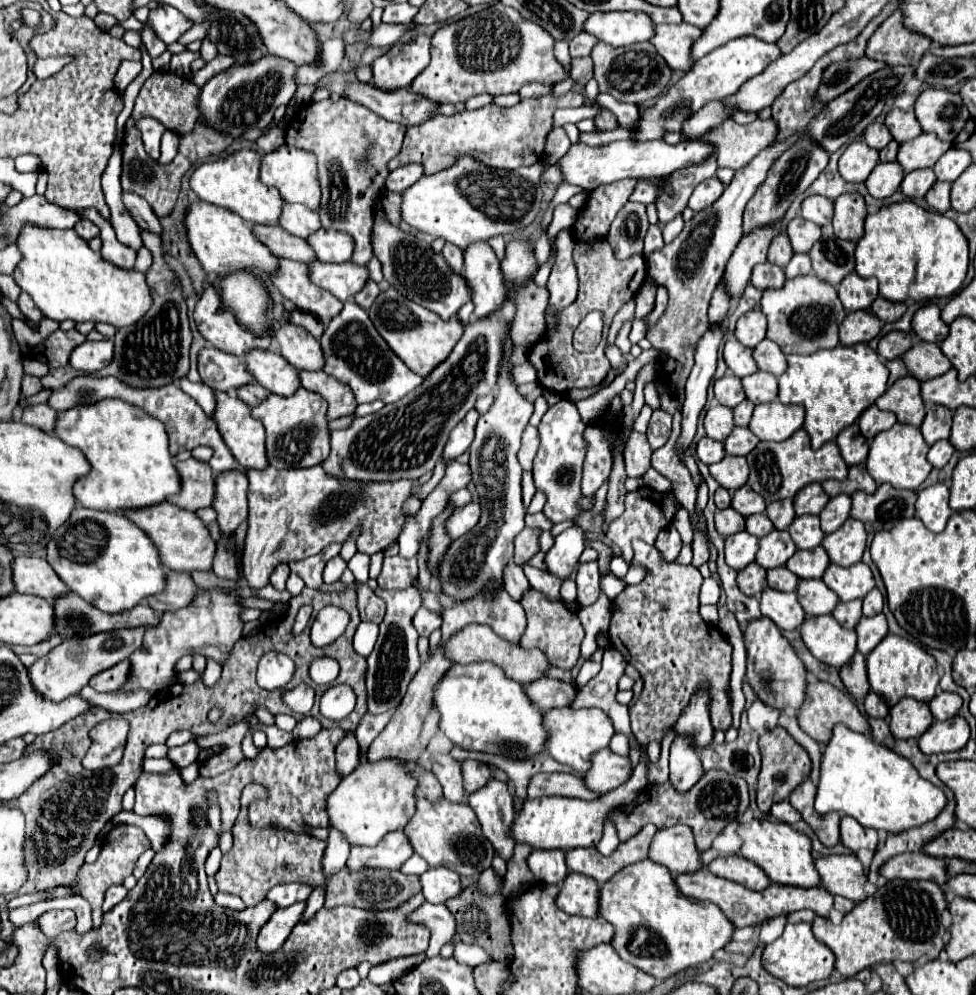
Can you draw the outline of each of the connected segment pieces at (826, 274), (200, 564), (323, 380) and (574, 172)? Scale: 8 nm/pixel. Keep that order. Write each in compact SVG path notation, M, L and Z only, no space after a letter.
M823 229L821 239L809 251L813 273L831 285L839 285L845 275L855 271L853 251L853 241L837 239L831 229Z
M159 503L149 509L133 509L127 513L127 517L139 525L151 541L159 547L161 561L171 571L211 571L213 555L215 555L215 541L209 535L207 525L193 513L185 511L173 503Z
M301 371L299 377L301 377L301 385L305 389L315 391L325 397L325 401L329 403L329 411L327 411L329 421L355 415L357 401L353 397L351 387L347 387L345 383L337 381L335 377L323 373L323 371Z
M699 139L683 141L677 145L667 145L665 141L615 141L605 147L587 147L585 143L577 143L571 145L569 153L559 161L559 165L567 183L581 185L587 191L593 191L603 183L613 183L627 177L635 177L635 179L667 177L679 169L705 161L715 153L717 153L715 145Z

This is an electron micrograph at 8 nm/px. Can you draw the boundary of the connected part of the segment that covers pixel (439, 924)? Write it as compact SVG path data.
M425 901L417 911L413 911L411 921L415 923L423 923L427 925L427 929L431 931L431 941L429 941L429 949L427 949L427 957L433 957L439 953L439 949L449 943L455 933L457 933L457 925L455 925L455 917L453 913L445 907L445 905L433 905L429 901Z

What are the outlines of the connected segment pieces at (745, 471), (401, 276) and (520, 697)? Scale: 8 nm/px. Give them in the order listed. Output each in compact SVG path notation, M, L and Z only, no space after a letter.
M725 455L723 461L719 463L713 463L709 467L709 473L711 477L725 489L739 489L741 485L747 483L747 477L749 477L749 467L747 467L747 461L745 457L733 457L733 455Z
M383 209L375 215L371 243L375 257L383 265L385 281L399 293L403 293L407 299L435 311L443 319L449 319L461 309L461 305L471 301L471 287L467 285L465 277L459 273L451 273L451 267L447 265L445 257L437 255L431 249L431 241L425 239L423 235L409 235L399 227L391 225Z
M455 663L435 689L435 707L441 713L439 729L461 749L505 755L511 759L535 759L547 747L543 711L533 705L521 683L505 677L499 665Z

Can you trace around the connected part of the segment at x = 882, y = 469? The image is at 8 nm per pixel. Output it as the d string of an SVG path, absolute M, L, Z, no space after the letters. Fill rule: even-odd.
M895 423L889 431L881 431L871 441L871 451L867 457L867 471L877 481L877 485L891 483L895 489L915 491L933 469L925 457L927 451L929 451L929 445L925 443L925 439L917 427L911 427L905 423Z

